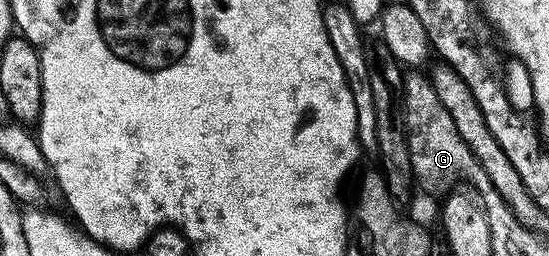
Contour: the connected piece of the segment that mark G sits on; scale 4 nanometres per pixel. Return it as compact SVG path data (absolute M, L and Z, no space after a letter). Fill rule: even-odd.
M418 68L406 70L401 79L407 82L407 107L409 107L408 117L403 119L404 126L408 132L419 131L415 142L415 136L408 136L410 163L412 167L414 181L421 181L423 185L422 194L426 196L440 196L444 189L452 190L455 184L470 183L476 190L479 203L483 206L486 218L489 222L489 229L502 231L505 227L515 229L515 217L508 210L508 205L501 195L497 194L496 188L489 181L485 171L482 170L476 156L466 146L465 141L458 134L457 127L454 126L453 119L450 118L449 111L441 104L441 99L433 89L430 78L426 72L421 73ZM433 185L433 188L431 188Z

